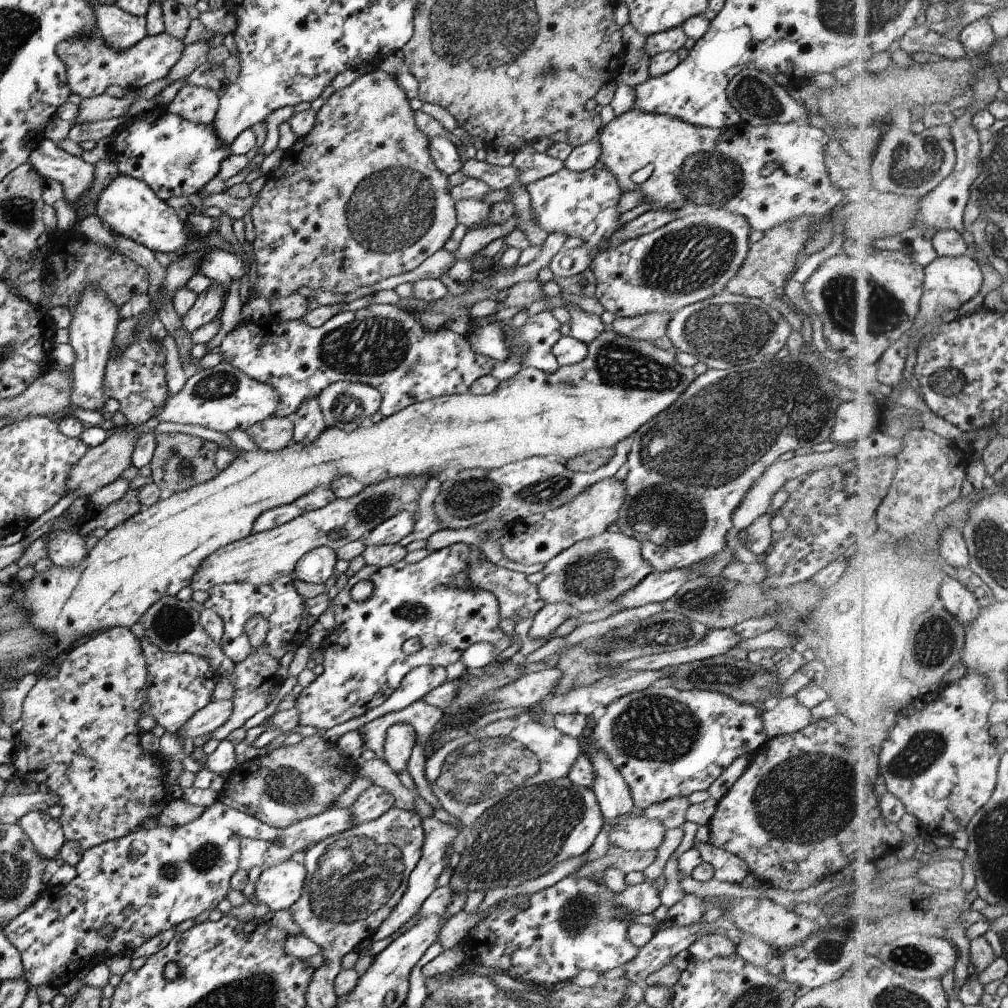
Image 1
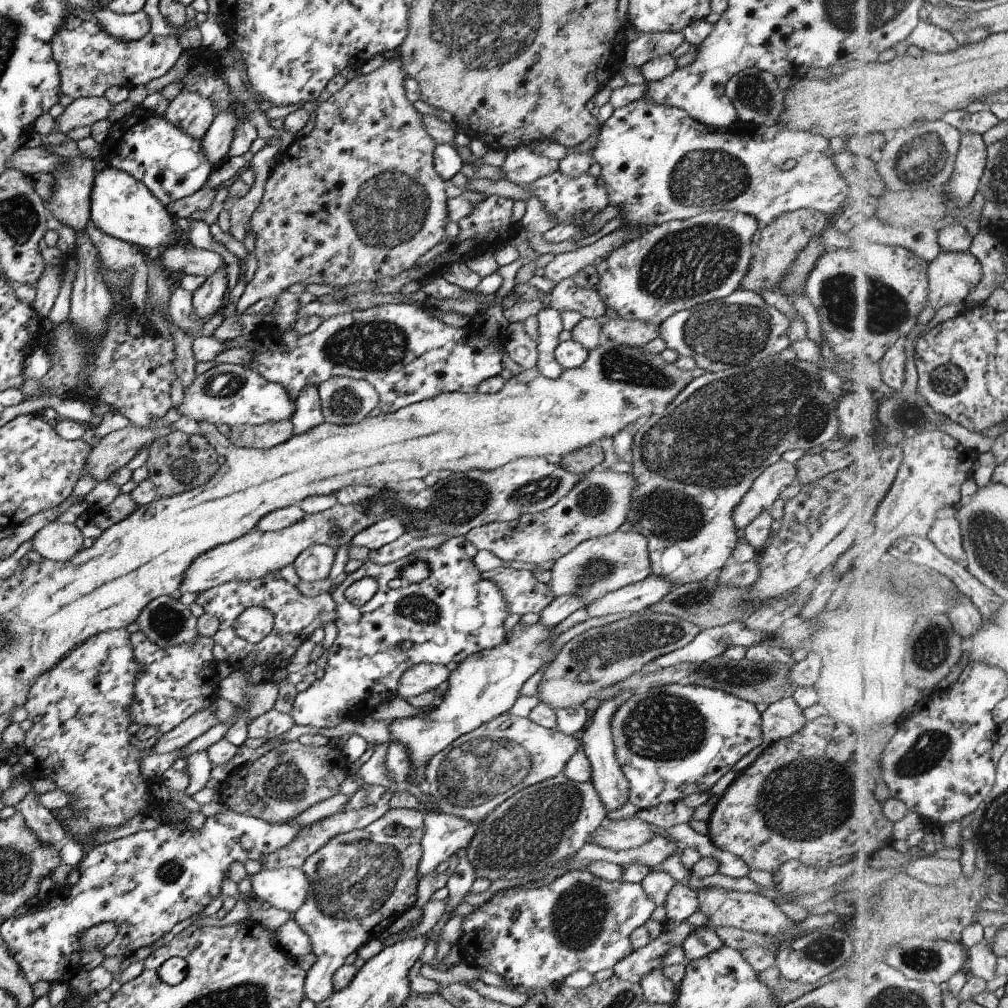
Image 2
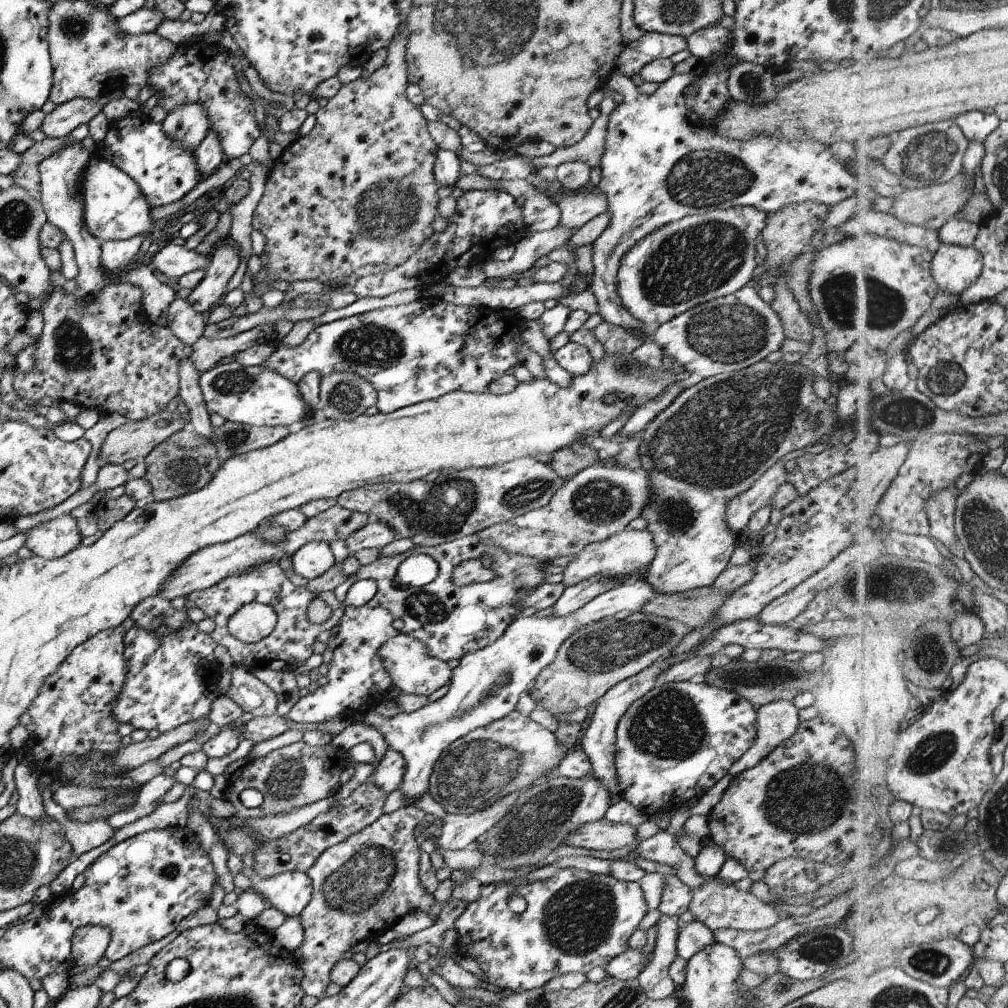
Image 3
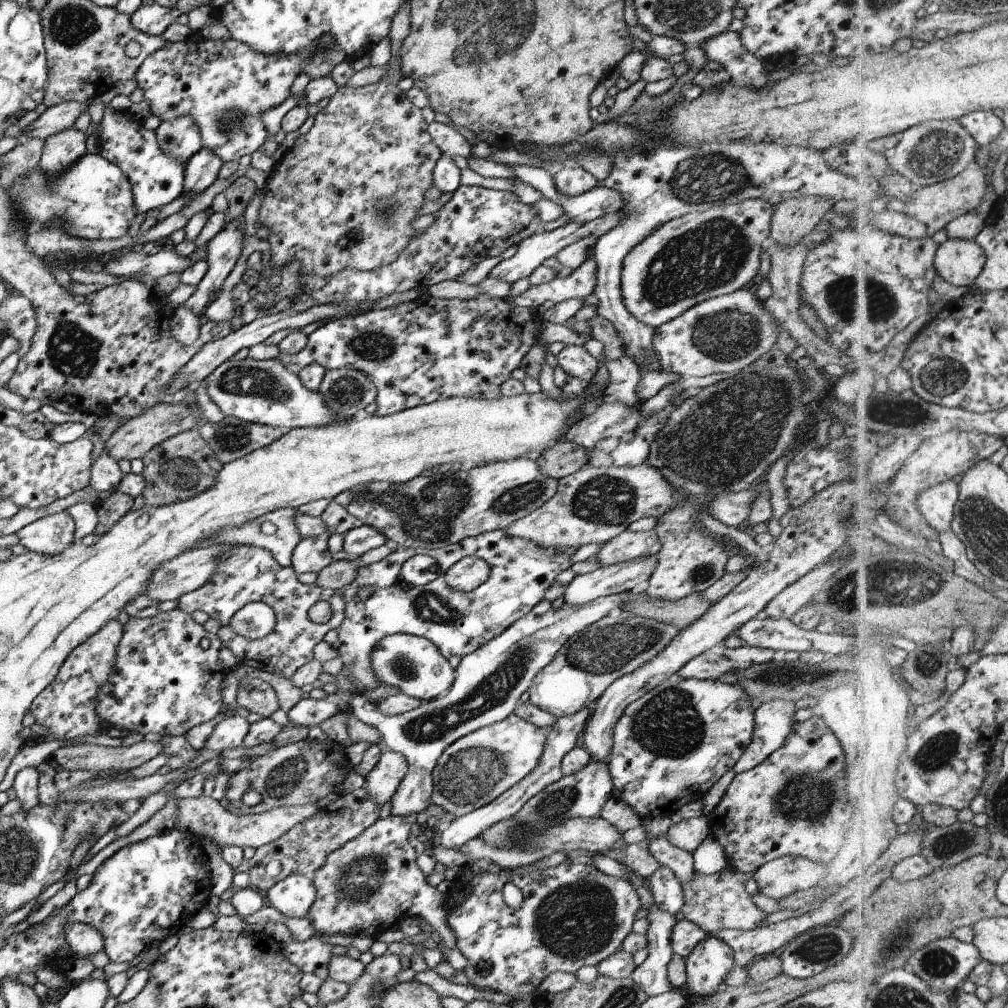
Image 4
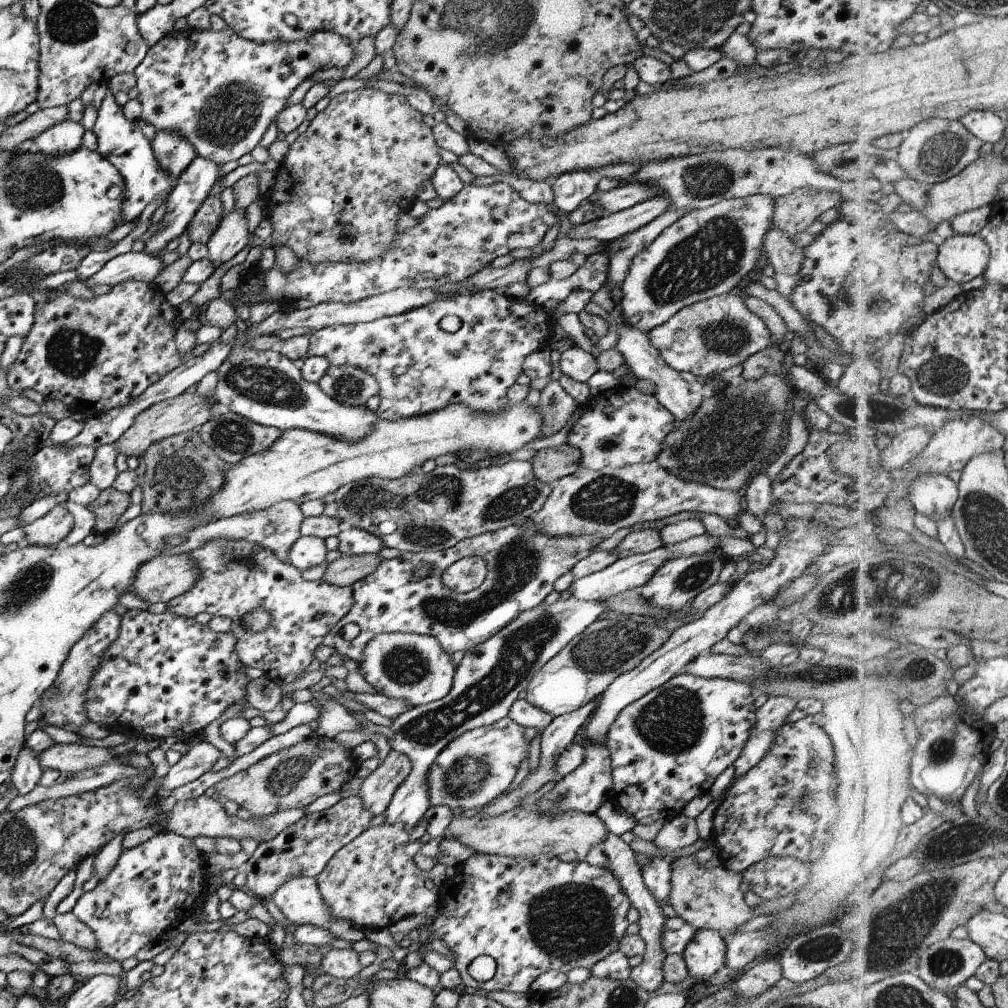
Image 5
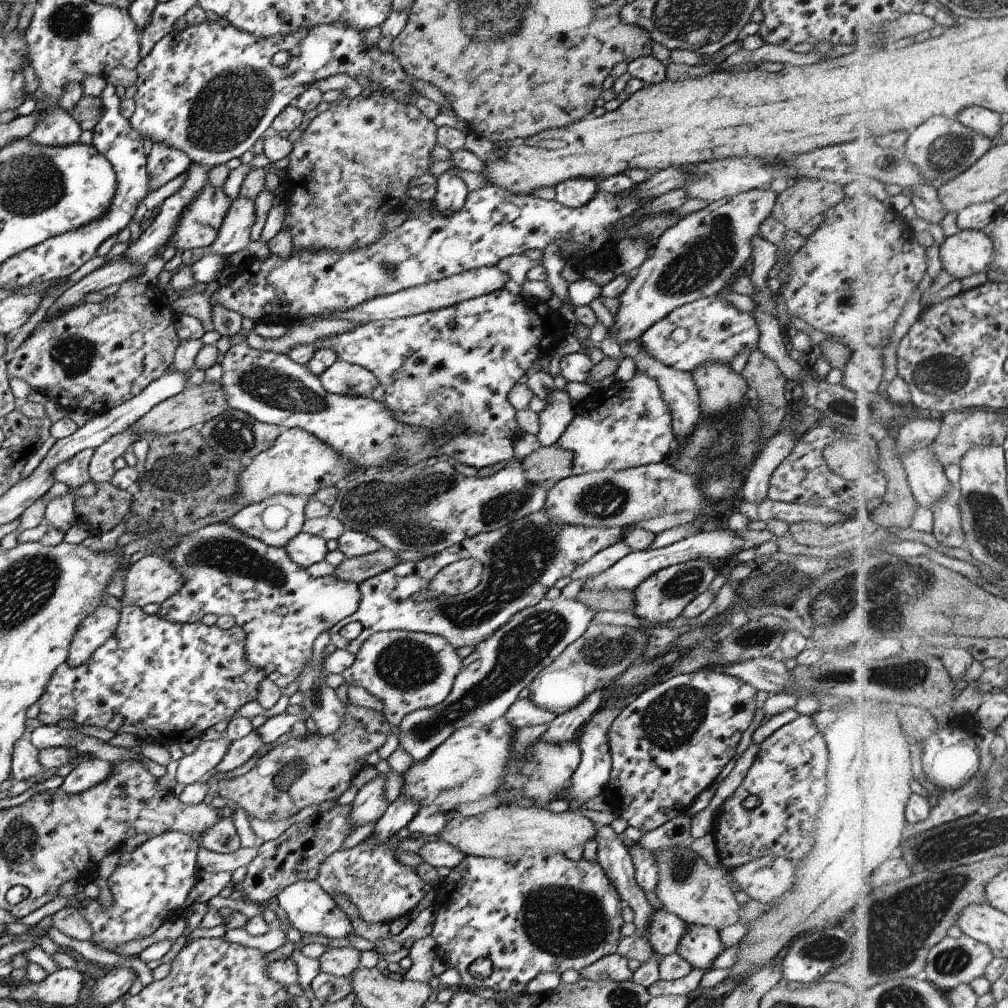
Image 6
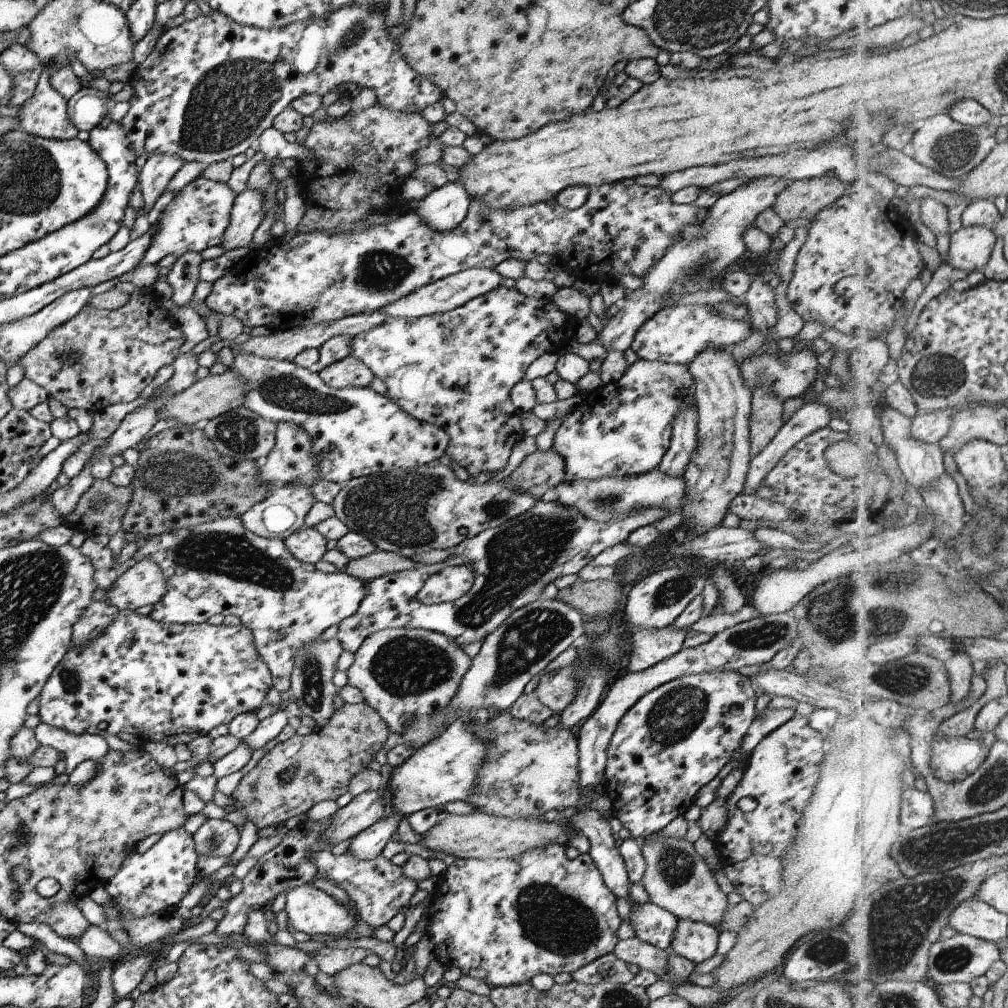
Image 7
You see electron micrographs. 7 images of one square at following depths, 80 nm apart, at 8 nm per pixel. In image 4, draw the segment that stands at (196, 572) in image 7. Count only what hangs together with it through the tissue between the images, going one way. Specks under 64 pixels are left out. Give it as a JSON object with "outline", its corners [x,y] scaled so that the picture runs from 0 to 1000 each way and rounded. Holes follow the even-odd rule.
{"outline":[[[229,541],[216,550],[211,569],[203,579],[181,589],[176,594],[175,603],[188,609],[201,606],[206,613],[217,615],[218,622],[213,629],[219,634],[220,641],[229,645],[237,660],[254,662],[288,675],[297,661],[305,659],[319,646],[318,633],[329,623],[333,624],[341,612],[341,595],[337,584],[318,583],[313,577],[300,579],[295,576],[294,570],[288,560],[279,562],[266,546],[251,541]],[[314,595],[322,595],[328,601],[328,613],[324,619],[311,619],[305,613],[307,603]],[[253,596],[259,596],[269,603],[274,619],[262,632],[242,634],[228,624],[228,615],[240,601]]]}

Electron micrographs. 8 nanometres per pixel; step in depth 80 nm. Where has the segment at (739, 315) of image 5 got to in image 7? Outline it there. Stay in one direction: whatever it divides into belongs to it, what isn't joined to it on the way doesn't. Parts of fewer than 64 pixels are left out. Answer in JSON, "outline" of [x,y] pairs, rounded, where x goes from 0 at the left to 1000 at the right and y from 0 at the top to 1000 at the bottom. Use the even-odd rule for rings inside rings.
{"outline":[[[676,303],[658,305],[647,312],[629,331],[625,346],[634,356],[683,362],[688,354],[701,342],[722,347],[737,337],[745,328],[743,319],[730,318],[712,313],[703,303]]]}

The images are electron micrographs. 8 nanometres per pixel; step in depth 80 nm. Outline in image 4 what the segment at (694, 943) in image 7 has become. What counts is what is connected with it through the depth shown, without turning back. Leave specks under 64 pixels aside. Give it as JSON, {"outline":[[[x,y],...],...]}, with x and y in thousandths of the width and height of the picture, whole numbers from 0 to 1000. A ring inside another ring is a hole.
{"outline":[[[701,928],[697,930],[679,950],[681,976],[684,986],[693,986],[700,991],[703,987],[710,985],[716,975],[717,970],[723,964],[726,956],[726,942],[710,928]]]}

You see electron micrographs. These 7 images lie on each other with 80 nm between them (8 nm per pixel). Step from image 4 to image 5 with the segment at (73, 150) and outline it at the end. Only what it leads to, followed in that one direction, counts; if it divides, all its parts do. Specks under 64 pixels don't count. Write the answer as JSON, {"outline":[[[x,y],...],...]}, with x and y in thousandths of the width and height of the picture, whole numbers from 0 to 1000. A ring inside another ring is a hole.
{"outline":[[[66,117],[53,123],[31,139],[37,144],[37,150],[49,155],[70,151],[80,145],[83,131],[81,123]]]}

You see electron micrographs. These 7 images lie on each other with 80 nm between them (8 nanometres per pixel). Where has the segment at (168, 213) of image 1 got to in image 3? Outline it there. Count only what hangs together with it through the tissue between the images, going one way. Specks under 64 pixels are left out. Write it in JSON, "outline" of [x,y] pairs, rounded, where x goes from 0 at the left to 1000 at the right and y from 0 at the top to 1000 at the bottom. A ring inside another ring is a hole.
{"outline":[[[87,157],[79,177],[79,197],[84,226],[100,239],[119,239],[140,233],[143,242],[150,238],[160,240],[154,232],[161,219],[148,217],[150,204],[141,194],[133,179],[104,158]]]}

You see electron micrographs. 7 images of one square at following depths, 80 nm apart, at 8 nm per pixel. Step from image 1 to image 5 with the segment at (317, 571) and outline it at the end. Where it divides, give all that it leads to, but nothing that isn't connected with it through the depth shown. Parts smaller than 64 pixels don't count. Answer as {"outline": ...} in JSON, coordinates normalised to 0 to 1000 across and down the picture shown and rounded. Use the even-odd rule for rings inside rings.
{"outline":[[[311,531],[298,532],[286,546],[286,557],[301,566],[320,558],[323,548],[320,535]]]}

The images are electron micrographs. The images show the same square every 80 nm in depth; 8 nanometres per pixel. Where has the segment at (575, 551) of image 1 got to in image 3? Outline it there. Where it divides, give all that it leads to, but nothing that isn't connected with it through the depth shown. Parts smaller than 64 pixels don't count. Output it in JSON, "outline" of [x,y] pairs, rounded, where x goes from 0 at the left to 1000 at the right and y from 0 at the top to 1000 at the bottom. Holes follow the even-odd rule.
{"outline":[[[621,526],[606,531],[600,536],[589,538],[579,542],[570,554],[561,562],[558,566],[557,579],[561,582],[573,578],[578,574],[586,572],[609,573],[609,576],[620,577],[624,573],[633,573],[643,563],[643,560],[651,549],[651,541],[648,538],[647,530],[643,526]]]}

